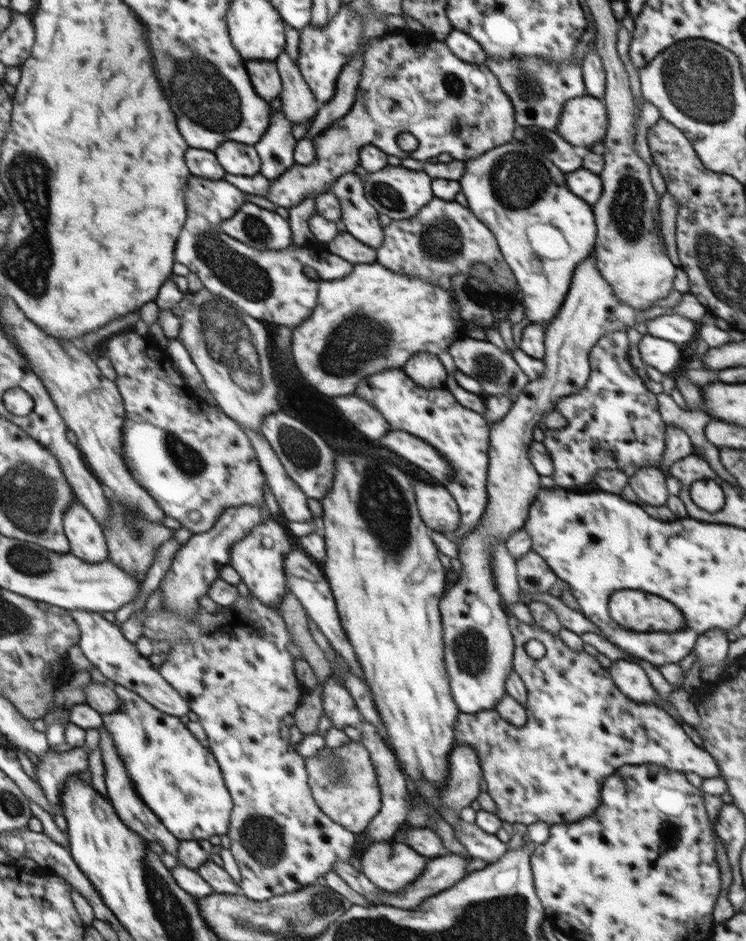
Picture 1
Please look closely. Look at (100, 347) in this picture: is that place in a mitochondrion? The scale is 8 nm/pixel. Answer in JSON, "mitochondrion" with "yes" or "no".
{"mitochondrion":"no"}

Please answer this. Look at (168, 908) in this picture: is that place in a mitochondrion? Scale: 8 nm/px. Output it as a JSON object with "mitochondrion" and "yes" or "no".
{"mitochondrion":"yes"}

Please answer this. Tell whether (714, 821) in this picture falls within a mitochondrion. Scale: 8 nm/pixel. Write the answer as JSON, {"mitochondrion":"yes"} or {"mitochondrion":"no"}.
{"mitochondrion":"no"}

